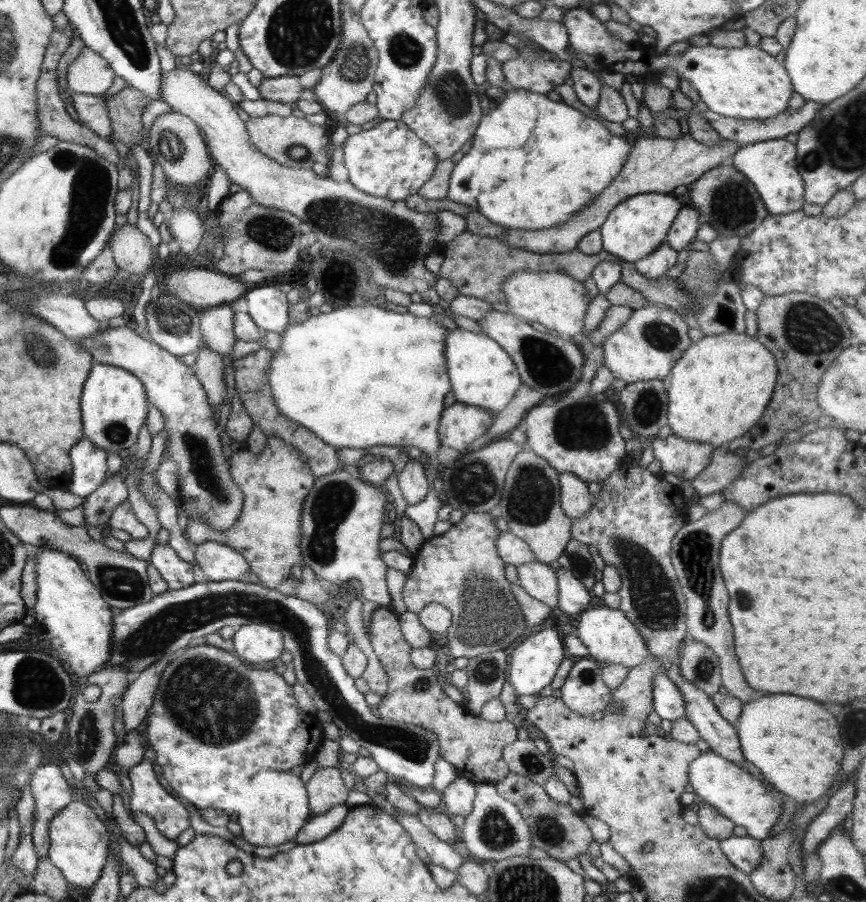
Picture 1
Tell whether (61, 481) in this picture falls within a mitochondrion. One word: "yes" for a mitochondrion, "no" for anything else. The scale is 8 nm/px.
no

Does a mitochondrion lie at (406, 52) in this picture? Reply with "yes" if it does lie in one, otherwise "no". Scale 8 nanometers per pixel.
yes

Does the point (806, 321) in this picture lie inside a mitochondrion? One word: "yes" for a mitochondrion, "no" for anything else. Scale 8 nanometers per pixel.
yes

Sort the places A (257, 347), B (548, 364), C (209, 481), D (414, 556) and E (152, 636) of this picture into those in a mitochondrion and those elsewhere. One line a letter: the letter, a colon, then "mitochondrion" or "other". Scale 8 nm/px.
A: other
B: mitochondrion
C: mitochondrion
D: other
E: mitochondrion

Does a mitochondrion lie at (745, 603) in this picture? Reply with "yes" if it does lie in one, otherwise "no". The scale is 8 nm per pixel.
yes

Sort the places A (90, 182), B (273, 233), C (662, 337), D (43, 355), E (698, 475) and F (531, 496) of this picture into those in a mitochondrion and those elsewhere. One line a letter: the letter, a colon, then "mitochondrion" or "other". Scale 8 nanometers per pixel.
A: mitochondrion
B: mitochondrion
C: mitochondrion
D: mitochondrion
E: other
F: mitochondrion

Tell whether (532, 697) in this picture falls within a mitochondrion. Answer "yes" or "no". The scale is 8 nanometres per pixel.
no

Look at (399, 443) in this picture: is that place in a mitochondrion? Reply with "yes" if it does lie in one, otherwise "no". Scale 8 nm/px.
no

